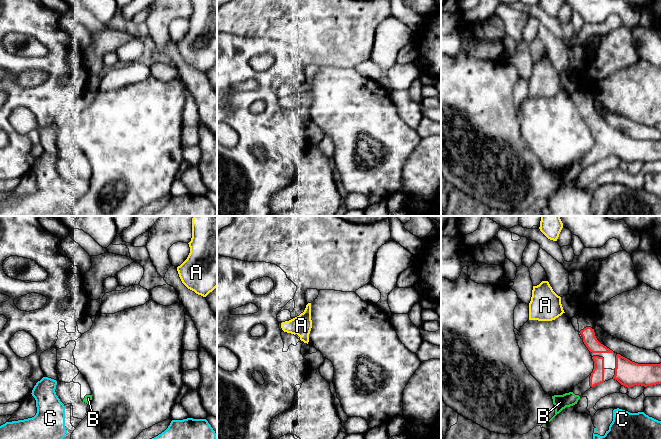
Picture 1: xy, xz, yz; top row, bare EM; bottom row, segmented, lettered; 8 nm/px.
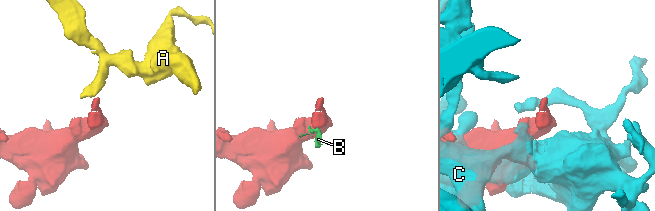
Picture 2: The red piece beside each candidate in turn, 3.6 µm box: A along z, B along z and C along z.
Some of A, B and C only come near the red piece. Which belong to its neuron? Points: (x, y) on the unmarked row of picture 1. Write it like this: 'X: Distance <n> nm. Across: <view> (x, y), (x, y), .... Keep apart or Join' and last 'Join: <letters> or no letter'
A: Distance 200 nm. Across: yz (581, 106), (564, 88). Keep apart
B: Distance 120 nm. Across: yz (590, 161), (579, 172). Join
C: Distance 180 nm. Across: yz (627, 163), (621, 185). Keep apart
Join: B

